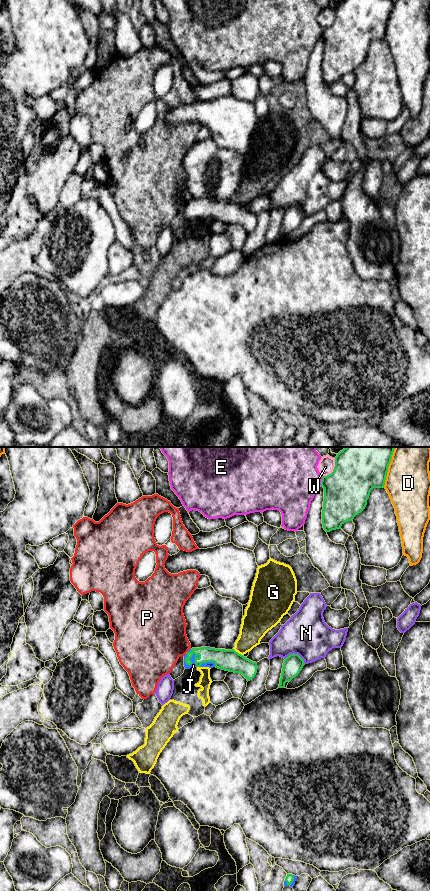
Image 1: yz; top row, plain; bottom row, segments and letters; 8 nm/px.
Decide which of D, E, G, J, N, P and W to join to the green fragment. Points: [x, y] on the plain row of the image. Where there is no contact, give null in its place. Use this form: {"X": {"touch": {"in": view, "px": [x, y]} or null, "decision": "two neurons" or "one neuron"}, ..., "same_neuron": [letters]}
{"D": {"touch": {"in": "yz", "px": [387, 20]}, "decision": "two neurons"}, "E": {"touch": {"in": "yz", "px": [321, 33]}, "decision": "two neurons"}, "G": {"touch": {"in": "yz", "px": [237, 204]}, "decision": "two neurons"}, "J": {"touch": {"in": "yz", "px": [187, 216]}, "decision": "one neuron"}, "N": {"touch": {"in": "yz", "px": [295, 206]}, "decision": "two neurons"}, "P": {"touch": null, "decision": "two neurons"}, "W": {"touch": {"in": "yz", "px": [334, 21]}, "decision": "two neurons"}, "same_neuron": ["J"]}

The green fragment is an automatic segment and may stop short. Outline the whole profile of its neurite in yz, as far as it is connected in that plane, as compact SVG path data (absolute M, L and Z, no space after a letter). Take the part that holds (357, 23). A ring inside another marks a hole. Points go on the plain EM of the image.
M344 0L335 9L331 26L322 29L324 40L322 76L326 84L341 78L361 65L373 40L384 40L388 19L395 0Z

